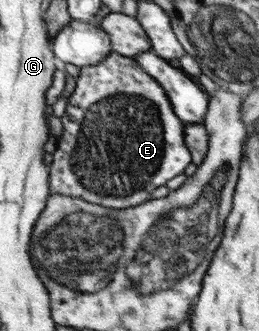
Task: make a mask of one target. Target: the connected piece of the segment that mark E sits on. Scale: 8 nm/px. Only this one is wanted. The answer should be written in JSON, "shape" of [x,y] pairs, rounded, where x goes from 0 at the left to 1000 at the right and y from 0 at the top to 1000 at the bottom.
{"shape":[[[440,148],[413,178],[305,211],[293,263],[224,369],[243,393],[193,492],[197,586],[266,589],[394,625],[479,634],[479,625],[571,607],[571,589],[587,589],[602,565],[641,559],[741,492],[714,426],[714,372],[676,341],[645,275],[525,178],[448,160]]]}

